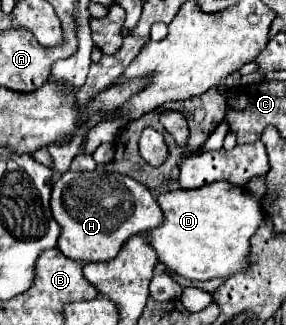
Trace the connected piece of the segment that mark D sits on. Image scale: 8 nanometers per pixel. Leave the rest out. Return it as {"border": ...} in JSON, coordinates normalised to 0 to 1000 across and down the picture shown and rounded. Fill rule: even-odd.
{"border":[[[790,560],[720,566],[678,585],[601,585],[545,609],[573,677],[552,702],[517,708],[517,751],[538,763],[552,806],[608,843],[657,862],[797,855],[867,812],[874,726],[923,677],[909,628]]]}

